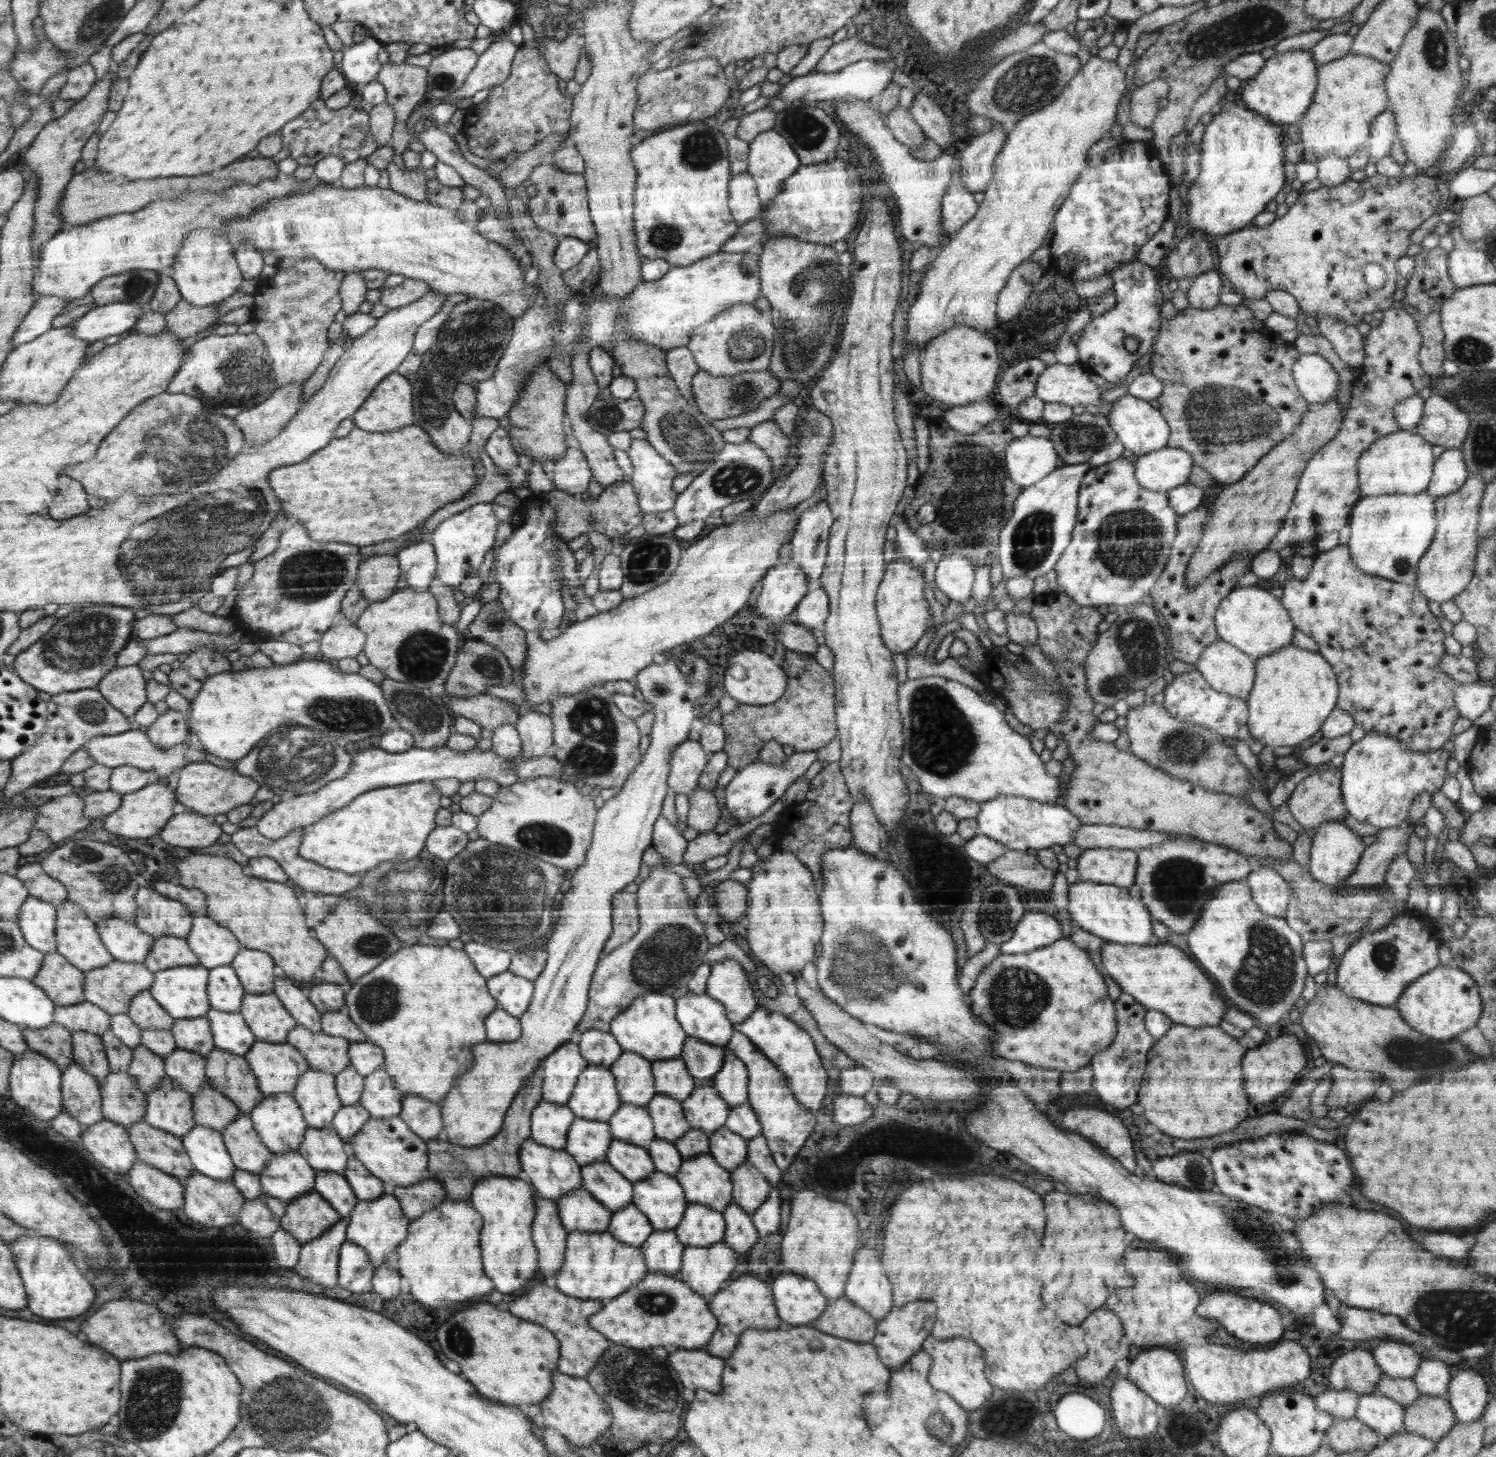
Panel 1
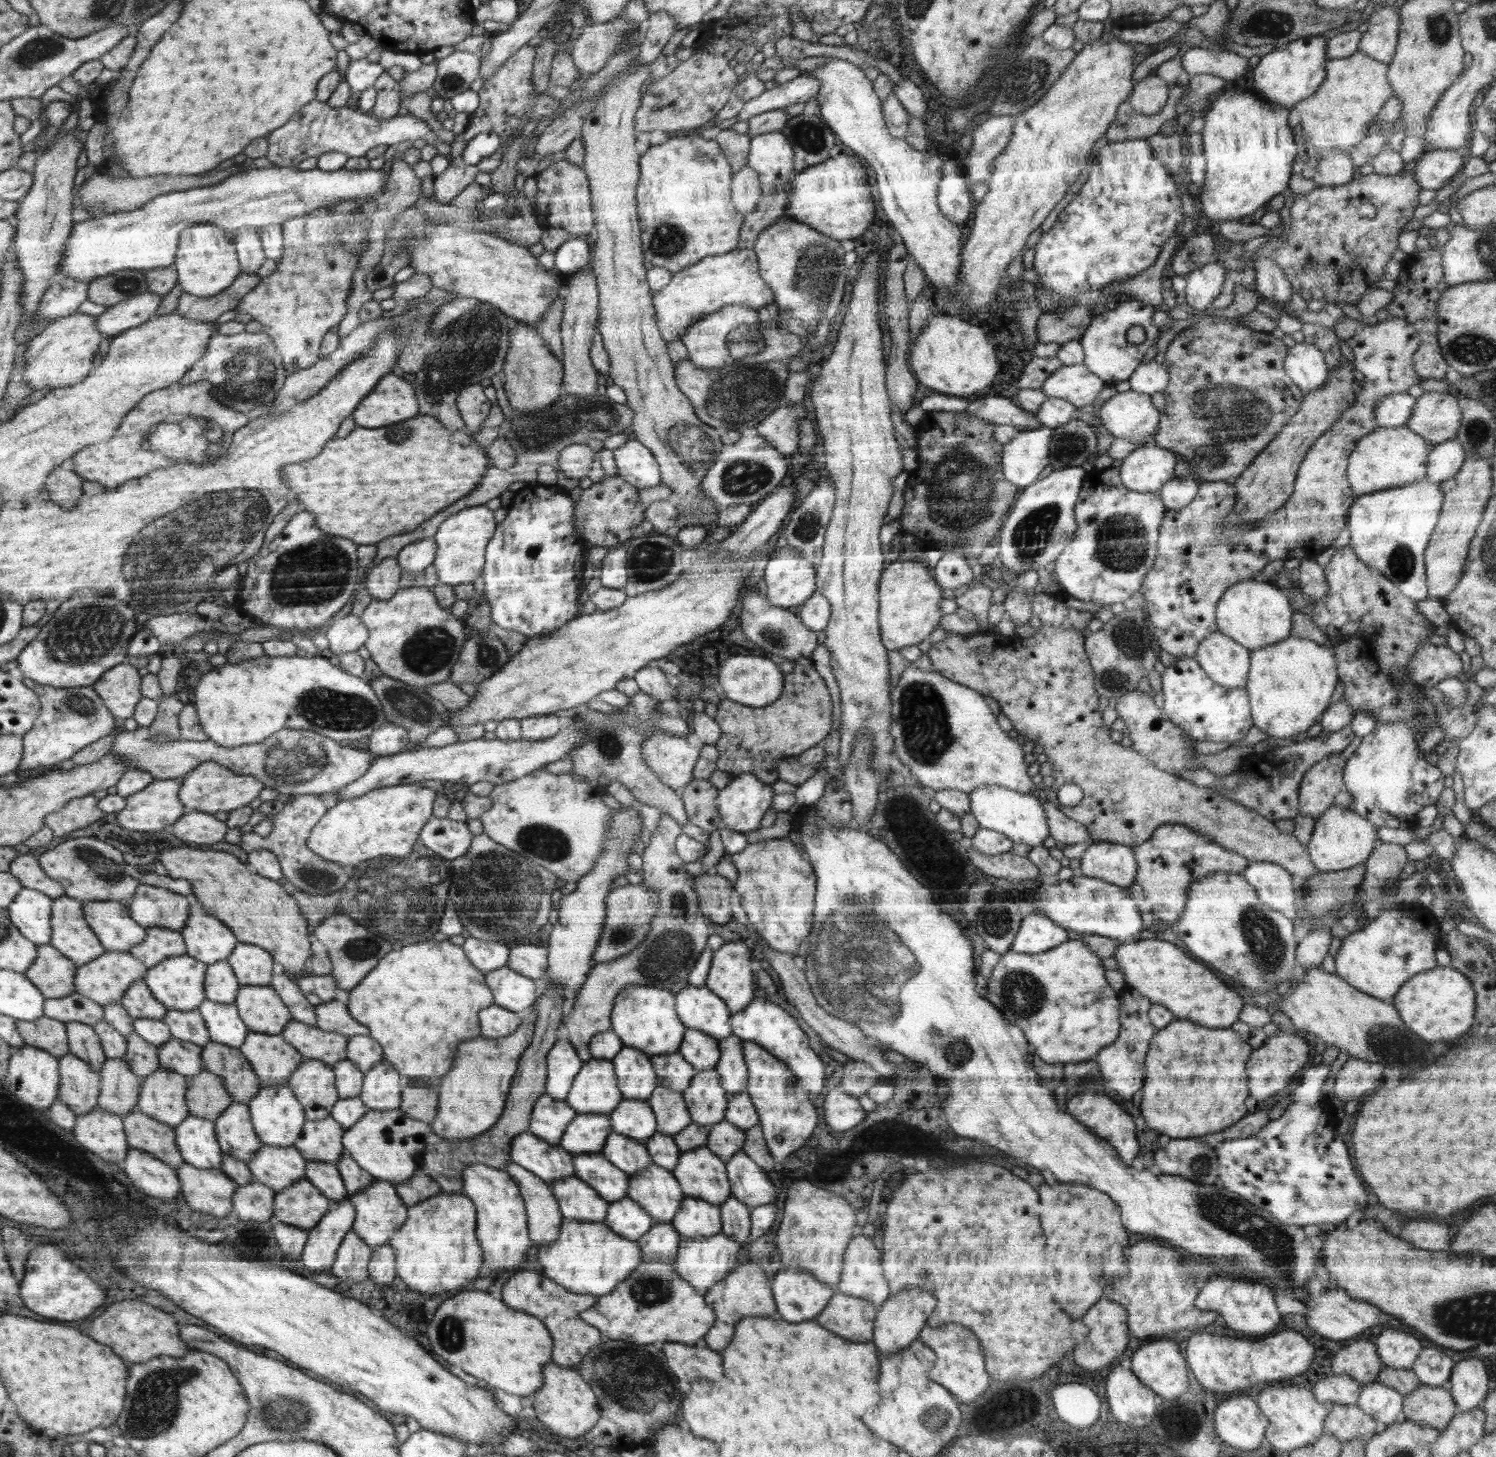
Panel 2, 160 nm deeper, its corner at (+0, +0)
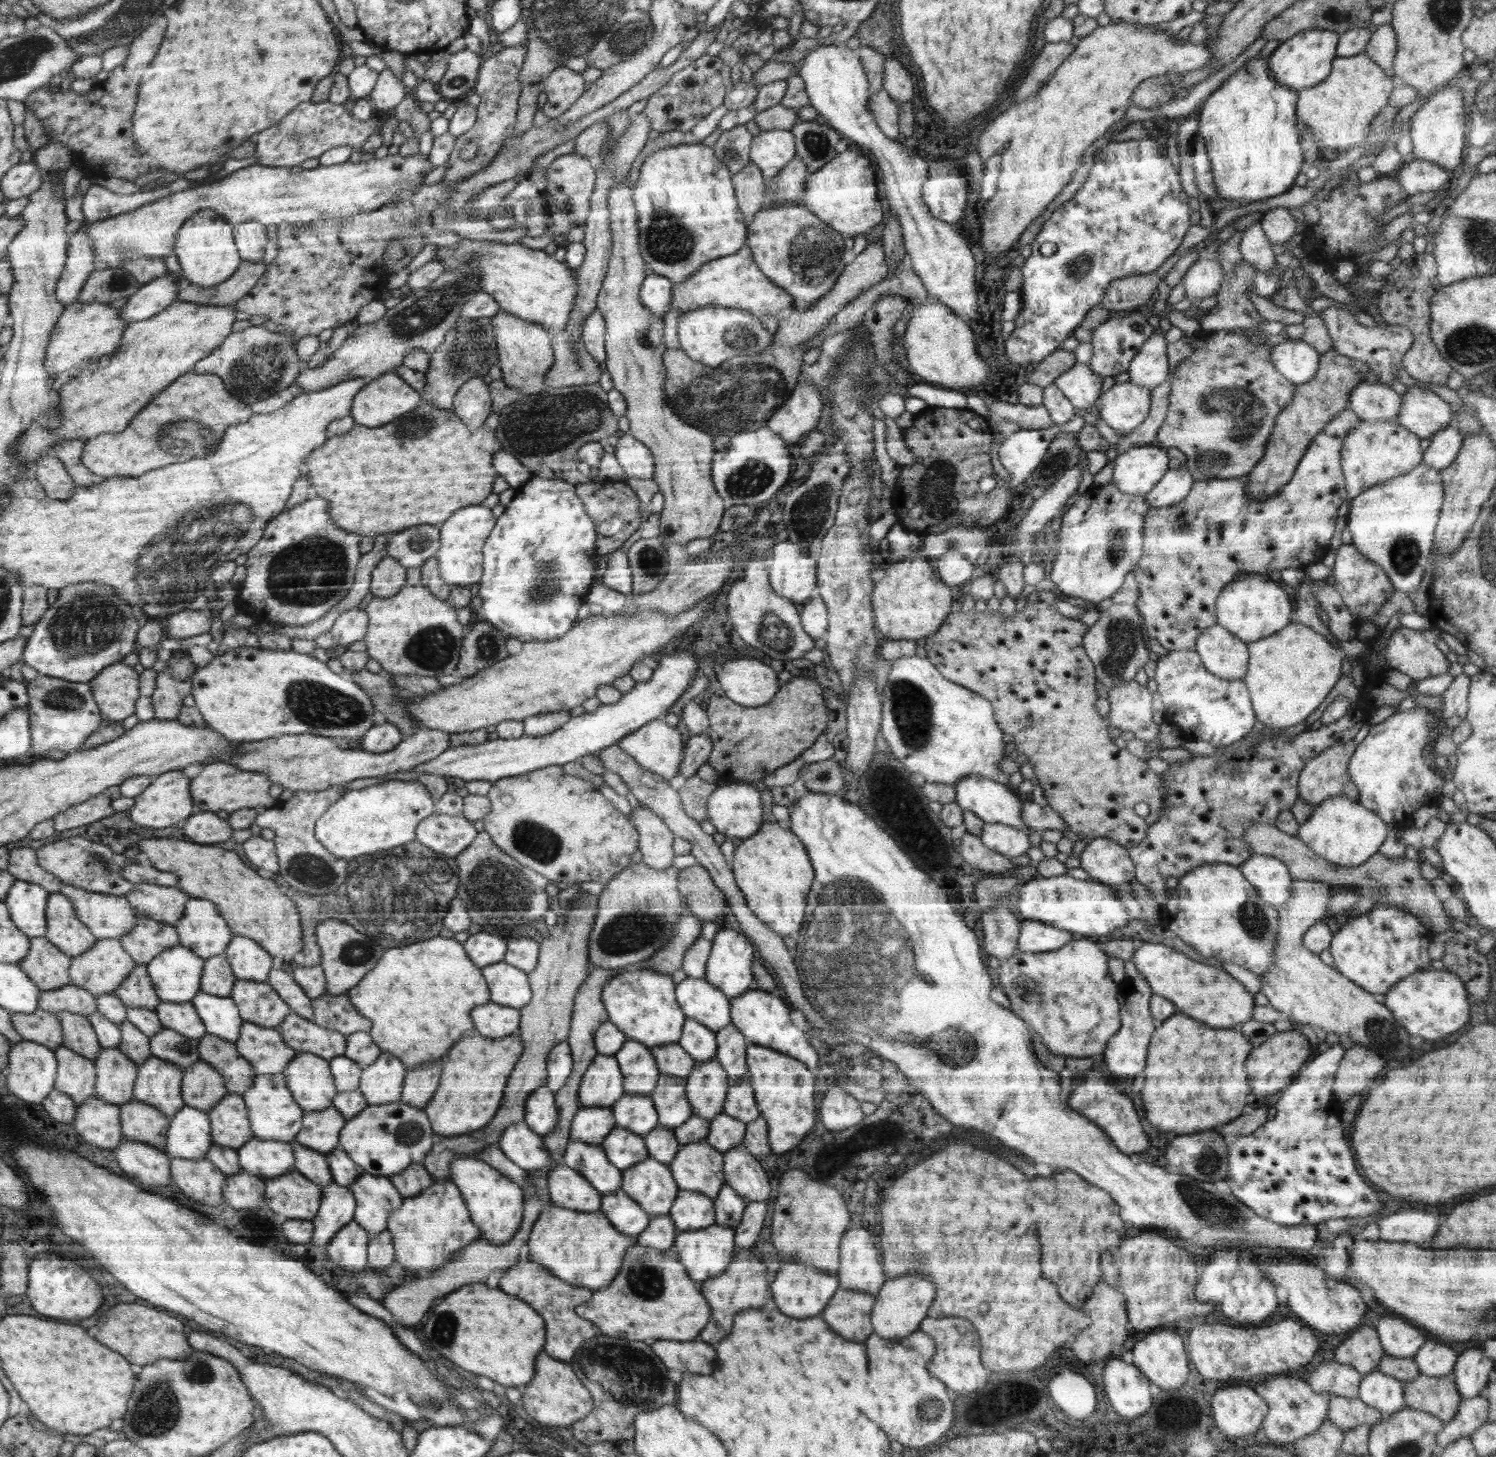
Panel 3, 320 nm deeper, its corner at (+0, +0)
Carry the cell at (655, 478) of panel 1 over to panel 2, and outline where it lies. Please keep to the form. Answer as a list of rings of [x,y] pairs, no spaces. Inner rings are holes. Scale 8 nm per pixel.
[[[630,439],[613,451],[617,474],[641,489],[662,483],[659,462],[650,448]]]

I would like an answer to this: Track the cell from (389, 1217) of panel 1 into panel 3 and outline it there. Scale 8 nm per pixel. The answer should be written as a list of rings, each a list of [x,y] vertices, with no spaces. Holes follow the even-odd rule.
[[[364,1172],[348,1187],[356,1199],[353,1220],[365,1228],[370,1237],[386,1231],[392,1212],[402,1208],[404,1202],[404,1196],[391,1179]]]

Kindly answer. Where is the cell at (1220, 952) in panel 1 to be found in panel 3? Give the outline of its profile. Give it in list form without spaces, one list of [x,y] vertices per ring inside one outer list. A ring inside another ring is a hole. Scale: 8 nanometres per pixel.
[[[1211,863],[1184,874],[1179,881],[1176,888],[1171,890],[1170,899],[1163,908],[1164,915],[1168,916],[1169,930],[1178,938],[1182,938],[1188,946],[1194,948],[1204,958],[1232,962],[1258,976],[1267,973],[1275,961],[1273,950],[1280,928],[1279,914],[1276,907],[1259,897],[1254,886],[1244,879],[1239,868],[1228,864]]]

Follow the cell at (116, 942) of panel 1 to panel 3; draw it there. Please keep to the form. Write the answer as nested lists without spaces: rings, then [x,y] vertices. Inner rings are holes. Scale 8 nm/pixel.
[[[66,883],[61,894],[68,896],[79,919],[90,928],[97,940],[120,940],[137,925],[134,908],[125,896],[92,893]]]

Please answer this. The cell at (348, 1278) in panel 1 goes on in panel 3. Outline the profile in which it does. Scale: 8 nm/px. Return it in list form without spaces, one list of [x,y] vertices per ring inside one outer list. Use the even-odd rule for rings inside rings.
[[[352,1220],[333,1234],[326,1252],[332,1262],[347,1269],[361,1271],[367,1265],[369,1240],[370,1234],[367,1230]]]

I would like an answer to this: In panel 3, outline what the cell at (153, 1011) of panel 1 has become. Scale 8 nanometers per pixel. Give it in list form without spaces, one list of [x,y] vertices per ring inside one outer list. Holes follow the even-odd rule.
[[[137,963],[114,993],[127,1008],[156,1010],[163,1004],[145,964]]]

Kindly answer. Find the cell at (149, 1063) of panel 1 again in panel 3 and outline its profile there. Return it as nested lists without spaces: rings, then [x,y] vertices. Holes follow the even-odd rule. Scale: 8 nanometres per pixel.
[[[128,1020],[122,1021],[119,1027],[121,1039],[117,1049],[123,1051],[137,1065],[148,1060],[152,1056],[149,1036]]]

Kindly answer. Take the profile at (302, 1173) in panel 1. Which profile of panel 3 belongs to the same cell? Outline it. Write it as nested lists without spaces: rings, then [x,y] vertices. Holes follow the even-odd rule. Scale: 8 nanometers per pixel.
[[[254,1136],[250,1142],[238,1149],[237,1153],[243,1170],[264,1180],[294,1169],[295,1158],[289,1143],[269,1141]]]

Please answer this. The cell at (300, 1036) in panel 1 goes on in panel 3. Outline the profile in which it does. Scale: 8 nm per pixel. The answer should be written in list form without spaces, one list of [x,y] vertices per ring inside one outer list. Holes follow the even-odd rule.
[[[293,1012],[282,1025],[276,1027],[289,1047],[302,1053],[314,1053],[330,1060],[347,1050],[347,1035],[321,1027]]]

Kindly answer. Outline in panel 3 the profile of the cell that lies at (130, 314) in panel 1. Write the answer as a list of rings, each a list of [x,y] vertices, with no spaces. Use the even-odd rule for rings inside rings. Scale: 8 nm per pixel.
[[[168,272],[141,285],[120,309],[120,316],[128,324],[152,318],[168,308],[177,298],[178,293],[179,284],[175,276]]]

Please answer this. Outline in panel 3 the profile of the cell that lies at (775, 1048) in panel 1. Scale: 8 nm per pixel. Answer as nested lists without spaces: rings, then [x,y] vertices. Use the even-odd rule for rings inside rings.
[[[753,988],[742,994],[740,998],[732,998],[730,1002],[731,1024],[740,1029],[748,1045],[762,1045],[779,1050],[782,1054],[807,1063],[807,1066],[813,1069],[818,1066],[816,1050],[808,1044],[808,1038],[804,1036],[804,1032],[790,1022],[790,1010],[780,997],[774,996],[773,992]]]

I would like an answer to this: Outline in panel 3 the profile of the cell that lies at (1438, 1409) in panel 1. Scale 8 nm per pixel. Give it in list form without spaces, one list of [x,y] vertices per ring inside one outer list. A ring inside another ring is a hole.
[[[1451,1374],[1442,1377],[1419,1375],[1404,1384],[1403,1394],[1408,1408],[1432,1414],[1443,1423],[1455,1417],[1463,1400]]]

